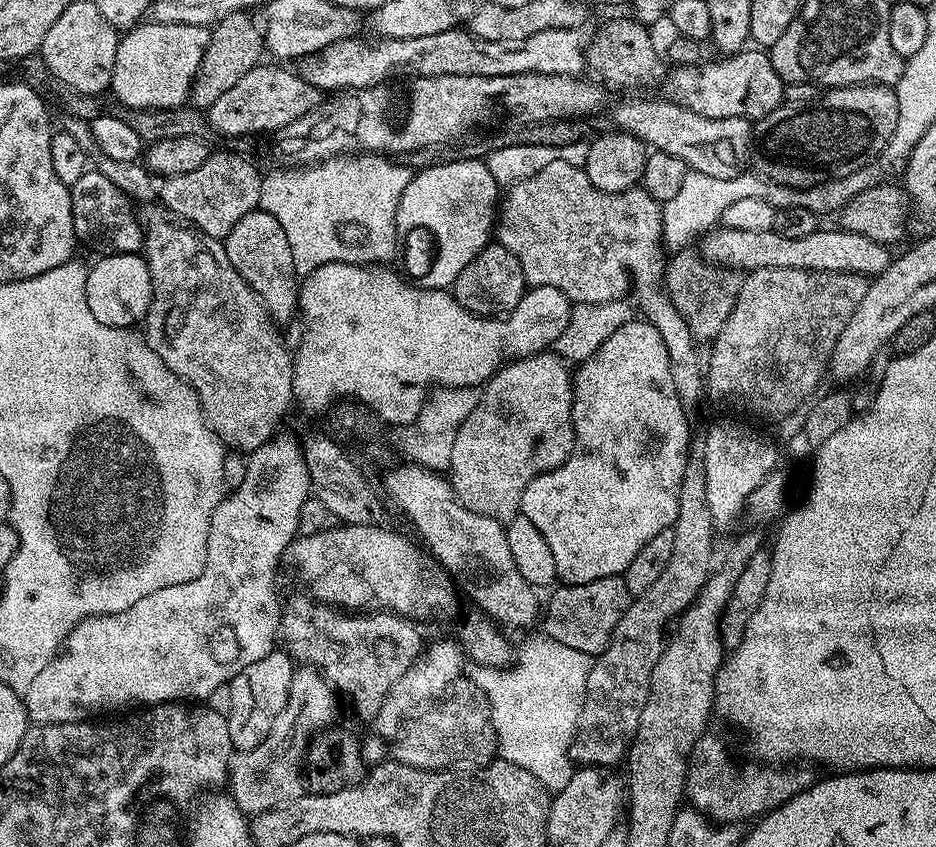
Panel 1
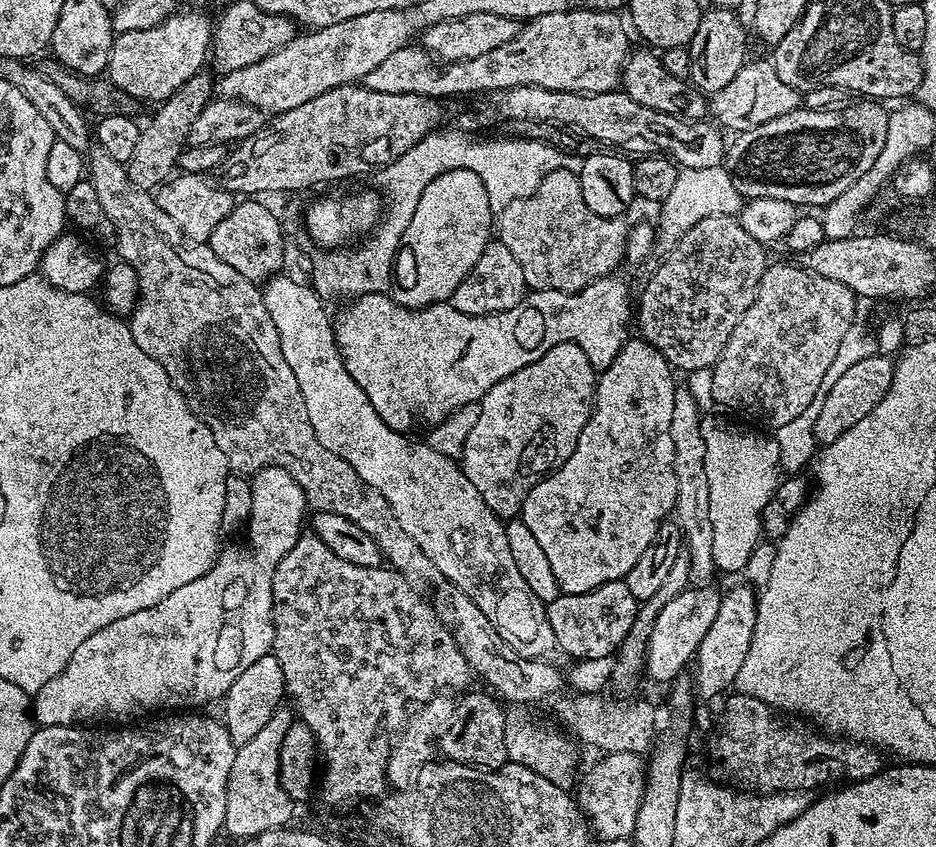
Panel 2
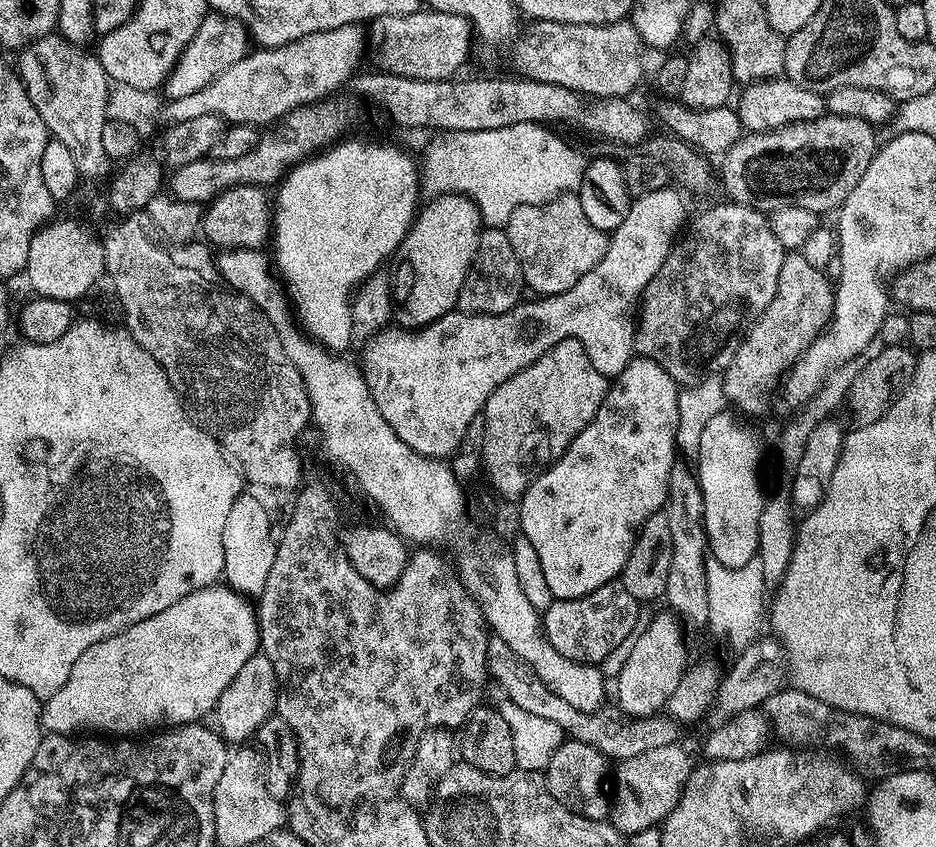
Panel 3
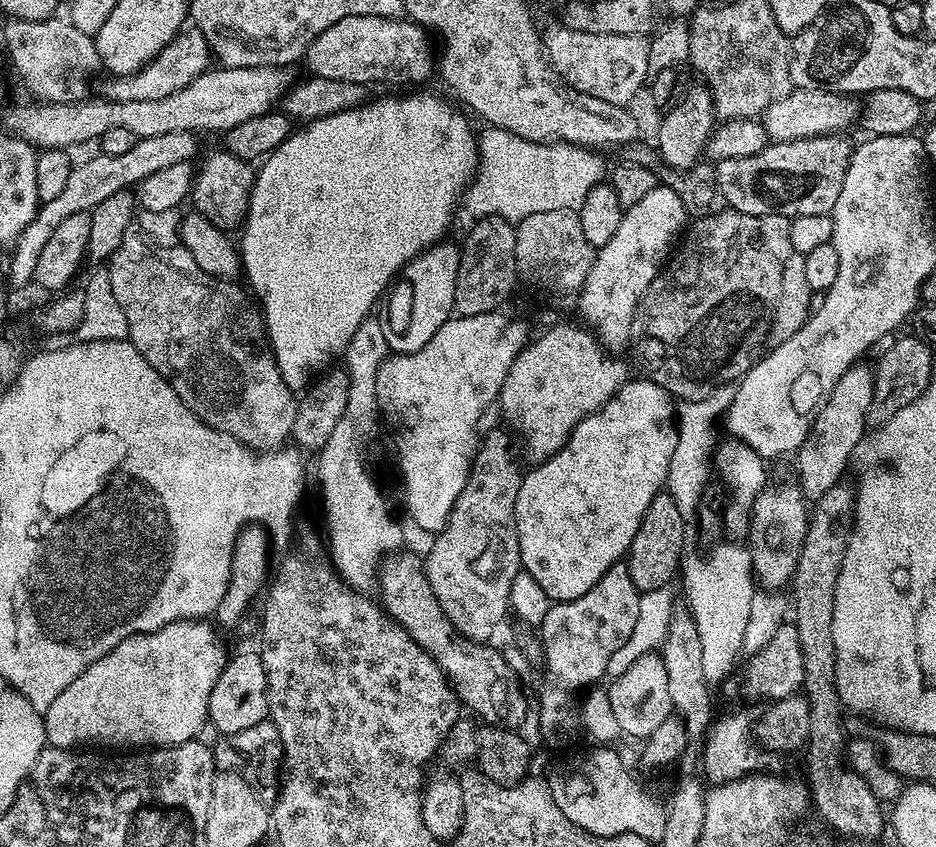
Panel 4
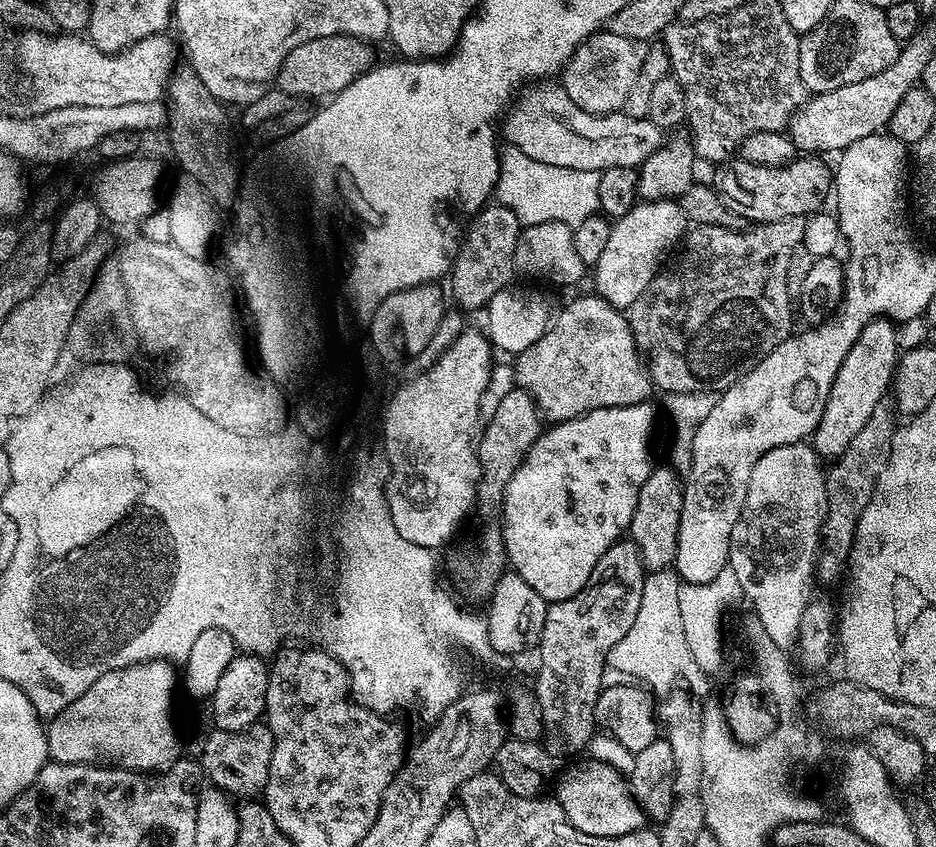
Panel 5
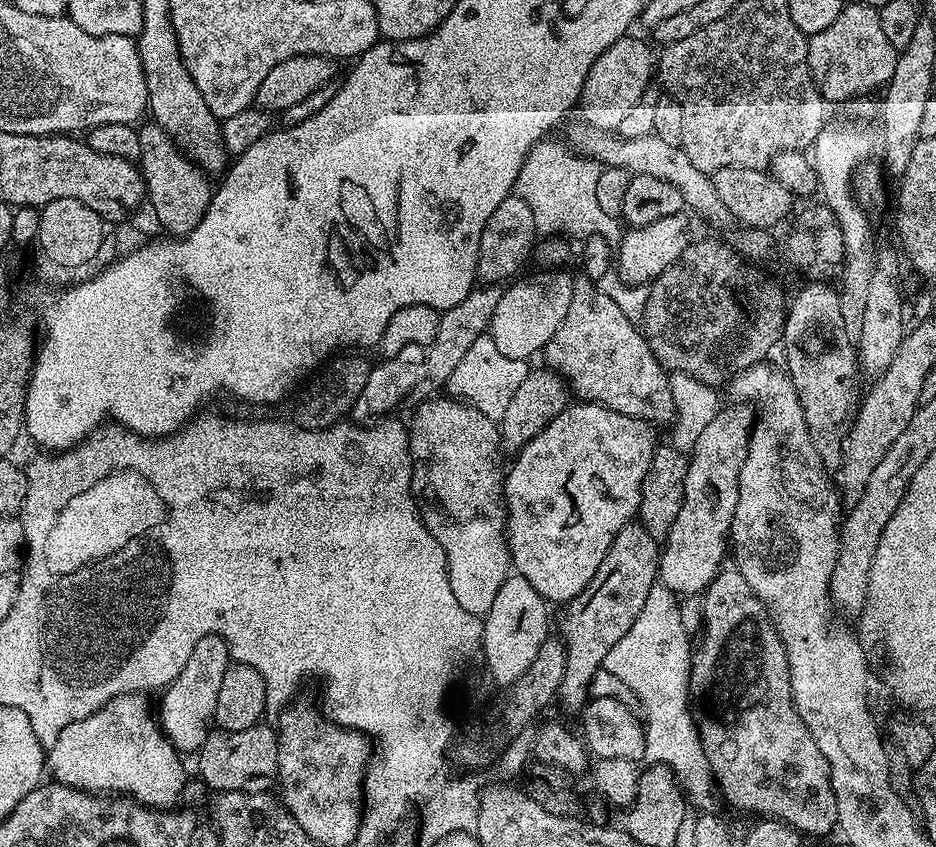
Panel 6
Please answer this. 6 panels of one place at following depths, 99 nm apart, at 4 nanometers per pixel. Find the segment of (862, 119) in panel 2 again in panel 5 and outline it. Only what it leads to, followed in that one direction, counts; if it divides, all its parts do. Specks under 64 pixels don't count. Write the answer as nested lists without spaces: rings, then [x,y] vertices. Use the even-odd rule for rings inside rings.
[[[743,158],[733,159],[731,162],[723,163],[719,168],[720,178],[716,183],[719,193],[724,199],[724,204],[733,216],[741,216],[752,224],[769,224],[782,218],[791,216],[809,217],[814,212],[819,212],[825,207],[824,199],[829,199],[834,188],[834,176],[823,164],[820,158],[797,158],[791,164],[783,168],[771,168],[770,166],[758,166],[746,162]]]

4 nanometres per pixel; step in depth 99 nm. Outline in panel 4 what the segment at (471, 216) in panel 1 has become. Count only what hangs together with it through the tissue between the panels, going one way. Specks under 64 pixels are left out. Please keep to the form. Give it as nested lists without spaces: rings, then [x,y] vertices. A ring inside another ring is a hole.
[[[441,242],[424,249],[406,267],[401,268],[387,293],[388,320],[384,333],[393,353],[417,352],[438,334],[438,330],[453,315],[454,290],[458,278],[459,247]]]

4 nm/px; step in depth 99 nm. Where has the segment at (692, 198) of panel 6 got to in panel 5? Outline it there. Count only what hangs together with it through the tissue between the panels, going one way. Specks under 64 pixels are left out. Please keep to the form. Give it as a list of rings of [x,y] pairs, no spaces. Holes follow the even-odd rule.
[[[536,82],[525,87],[515,97],[514,106],[509,107],[503,117],[502,136],[503,139],[504,136],[508,139],[507,143],[511,147],[522,150],[522,154],[530,154],[530,158],[538,158],[538,162],[570,170],[590,170],[599,173],[614,166],[639,169],[666,140],[665,133],[649,118],[630,117],[623,110],[607,112],[605,116],[590,114],[570,96],[560,82]]]

